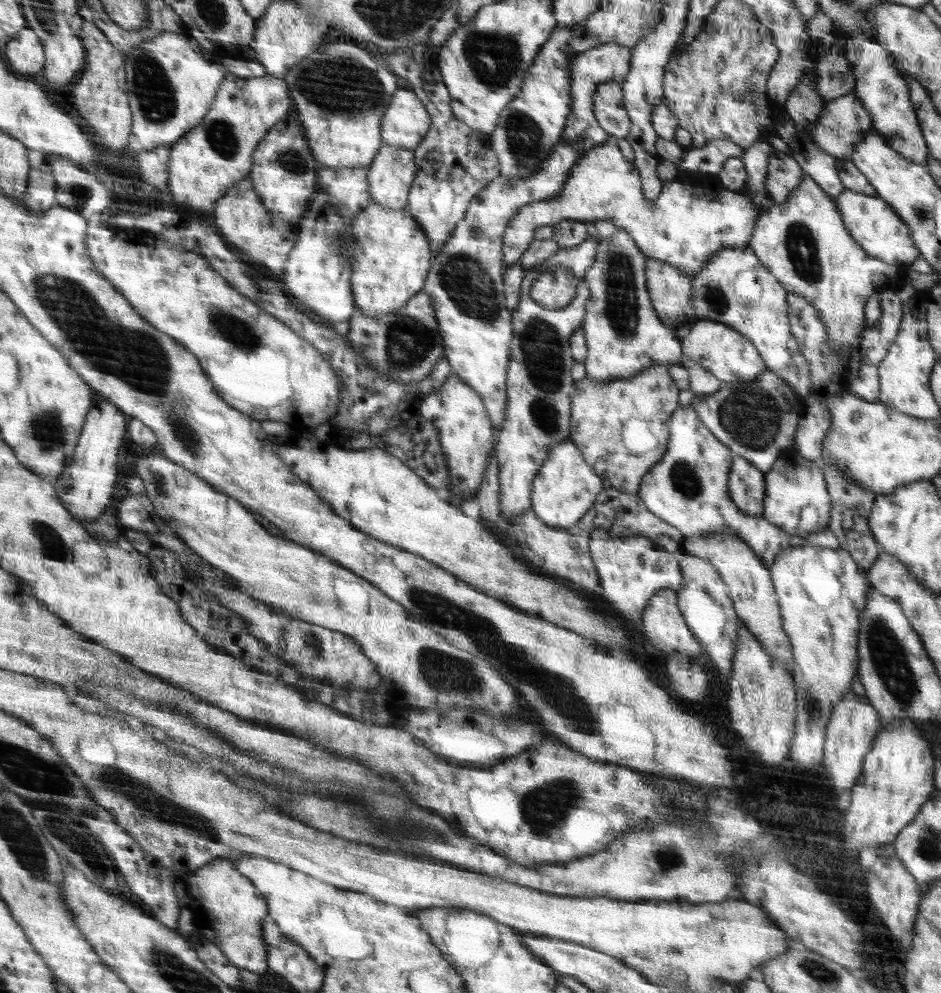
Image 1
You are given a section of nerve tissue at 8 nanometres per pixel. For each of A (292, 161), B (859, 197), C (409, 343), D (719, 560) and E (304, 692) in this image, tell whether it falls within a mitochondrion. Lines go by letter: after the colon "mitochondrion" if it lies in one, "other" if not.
A: mitochondrion
B: other
C: mitochondrion
D: other
E: other

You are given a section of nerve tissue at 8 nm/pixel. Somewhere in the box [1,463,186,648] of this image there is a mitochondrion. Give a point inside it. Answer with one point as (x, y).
(53, 545)

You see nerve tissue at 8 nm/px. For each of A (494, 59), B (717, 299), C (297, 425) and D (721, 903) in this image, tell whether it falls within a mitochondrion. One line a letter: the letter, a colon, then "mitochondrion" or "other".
A: mitochondrion
B: mitochondrion
C: other
D: other

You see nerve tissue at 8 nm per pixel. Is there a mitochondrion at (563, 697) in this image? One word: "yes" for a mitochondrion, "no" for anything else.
yes

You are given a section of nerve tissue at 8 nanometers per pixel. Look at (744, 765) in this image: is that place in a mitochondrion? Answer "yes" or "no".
no

